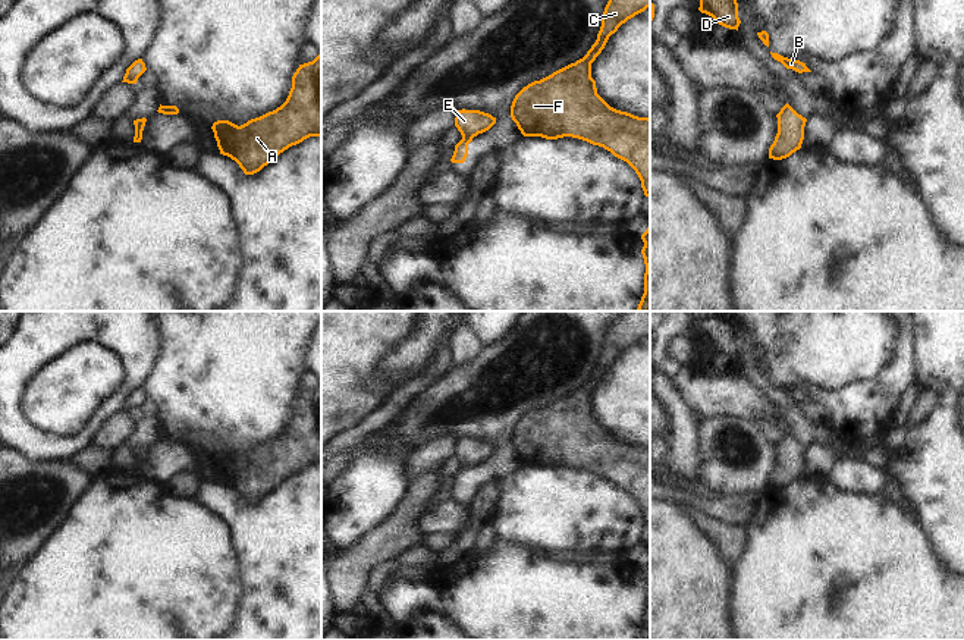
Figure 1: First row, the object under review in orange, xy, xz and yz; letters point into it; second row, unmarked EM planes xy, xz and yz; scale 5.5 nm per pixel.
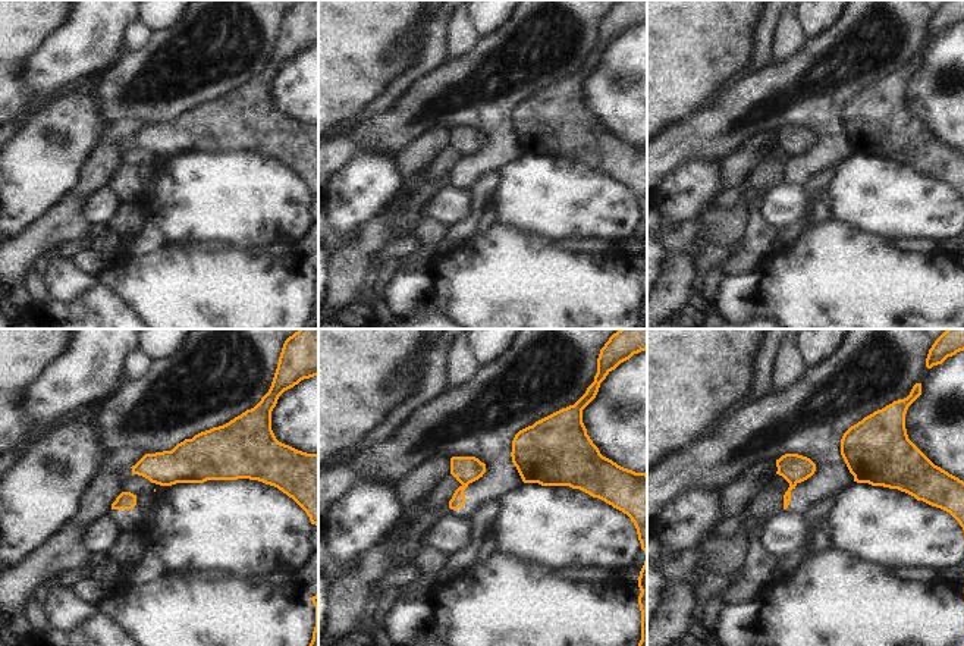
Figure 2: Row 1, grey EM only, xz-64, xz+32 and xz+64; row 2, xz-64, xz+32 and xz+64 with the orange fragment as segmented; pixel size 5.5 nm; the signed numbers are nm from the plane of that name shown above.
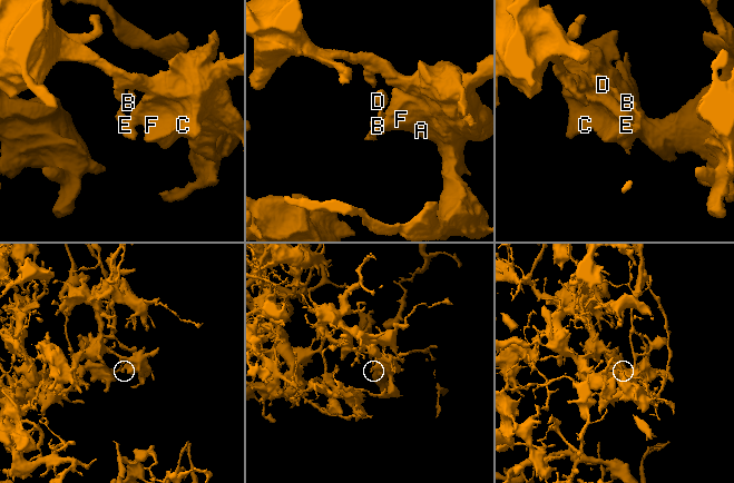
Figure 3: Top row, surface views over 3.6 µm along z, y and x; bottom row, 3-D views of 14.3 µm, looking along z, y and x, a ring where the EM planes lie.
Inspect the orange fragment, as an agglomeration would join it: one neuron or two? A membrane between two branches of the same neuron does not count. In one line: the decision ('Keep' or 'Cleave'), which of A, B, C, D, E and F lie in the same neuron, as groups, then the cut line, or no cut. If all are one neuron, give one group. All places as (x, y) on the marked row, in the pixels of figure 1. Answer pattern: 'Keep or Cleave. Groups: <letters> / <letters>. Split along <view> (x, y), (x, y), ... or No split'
Cleave. Groups: A C E F / B D. Split along xz (462, 137), (471, 138).

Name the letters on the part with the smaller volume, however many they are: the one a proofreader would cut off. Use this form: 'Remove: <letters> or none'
Remove: B, D

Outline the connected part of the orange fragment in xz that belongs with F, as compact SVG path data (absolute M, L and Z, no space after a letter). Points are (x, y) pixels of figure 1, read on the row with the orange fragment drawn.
M609 0L596 43L587 54L552 75L524 87L514 98L511 117L524 137L558 139L572 137L603 147L627 161L638 175L644 195L650 198L650 119L610 107L599 94L591 78L591 63L609 37L628 19L650 7L650 0Z

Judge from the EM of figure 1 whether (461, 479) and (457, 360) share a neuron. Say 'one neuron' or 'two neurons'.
two neurons

